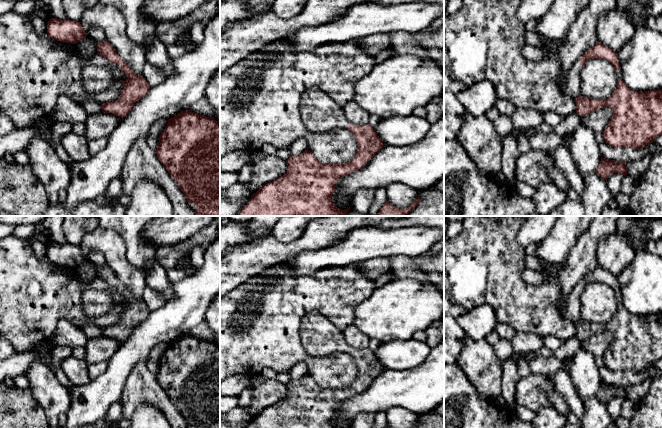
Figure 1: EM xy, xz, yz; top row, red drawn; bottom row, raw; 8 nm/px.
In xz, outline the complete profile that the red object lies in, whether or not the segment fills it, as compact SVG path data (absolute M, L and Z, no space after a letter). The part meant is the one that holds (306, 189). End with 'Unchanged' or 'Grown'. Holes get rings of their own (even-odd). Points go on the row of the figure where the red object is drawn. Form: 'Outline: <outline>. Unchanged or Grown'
Outline: M317 87L308 88L302 93L300 115L305 128L310 132L325 133L334 128L349 130L356 138L356 155L344 164L323 164L308 149L299 155L291 155L286 161L287 172L263 185L251 196L237 216L347 216L351 207L345 210L337 208L332 199L337 181L363 168L384 144L369 124L351 124L345 118L343 107Z. Grown

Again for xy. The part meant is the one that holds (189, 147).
Outline: M189 110L182 111L168 119L158 138L157 158L164 165L173 180L178 182L188 203L195 203L199 216L220 216L220 122Z. Unchanged

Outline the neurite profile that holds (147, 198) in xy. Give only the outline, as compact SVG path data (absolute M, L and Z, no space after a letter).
M142 179L130 194L125 216L174 216L173 205L159 185Z

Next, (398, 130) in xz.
M393 116L381 119L373 129L385 146L406 146L423 139L431 125L419 116Z

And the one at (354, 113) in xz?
M354 101L347 103L343 107L345 118L354 125L369 124L369 113Z

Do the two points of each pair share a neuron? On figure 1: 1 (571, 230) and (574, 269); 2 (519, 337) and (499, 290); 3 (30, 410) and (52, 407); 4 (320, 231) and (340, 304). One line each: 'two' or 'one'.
1: two
2: two
3: two
4: two

